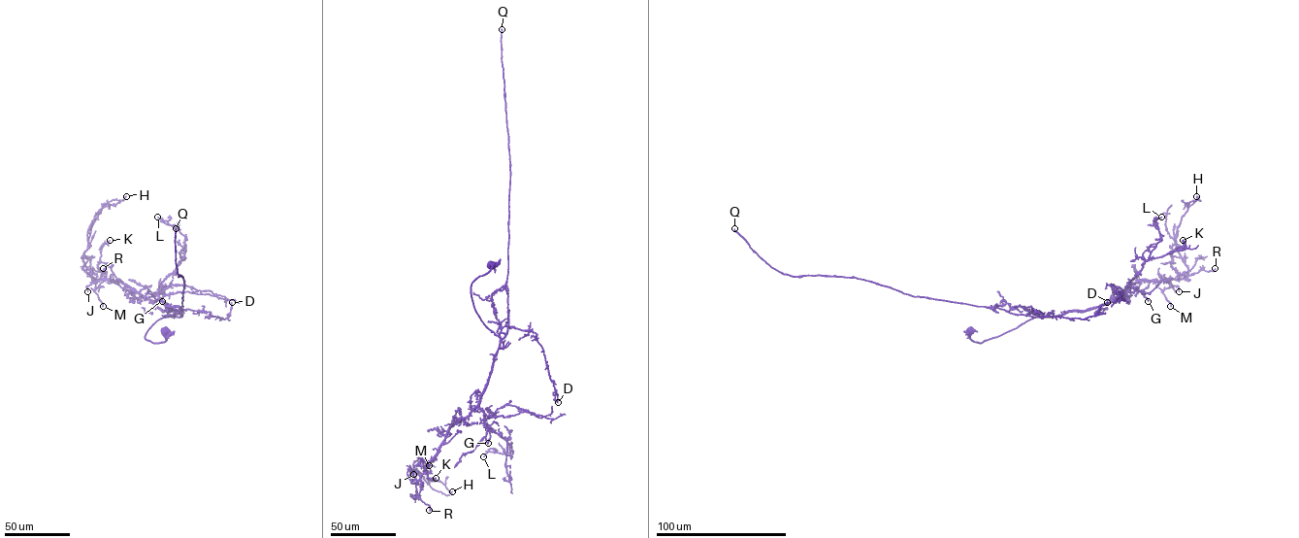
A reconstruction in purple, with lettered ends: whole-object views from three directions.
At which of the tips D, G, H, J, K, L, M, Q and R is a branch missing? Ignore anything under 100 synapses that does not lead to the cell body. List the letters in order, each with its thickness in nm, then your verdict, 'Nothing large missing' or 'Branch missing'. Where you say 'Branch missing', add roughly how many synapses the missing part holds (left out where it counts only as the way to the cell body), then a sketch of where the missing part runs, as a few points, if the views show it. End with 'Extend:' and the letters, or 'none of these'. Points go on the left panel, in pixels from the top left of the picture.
D: Thickness 320 nm. Nothing large missing
G: Thickness 190 nm. Nothing large missing
H: Thickness 100 nm. Nothing large missing
J: Thickness 280 nm. Nothing large missing
K: Thickness 120 nm. Nothing large missing
L: Thickness 220 nm. Nothing large missing
M: Thickness 190 nm. Nothing large missing
Q: Thickness 320 nm. Branch missing. Roughly 110 synapses. Course of what is missing: (176, 228), (171, 196), (161, 178), (99, 143), (73, 139), (66, 143), (67, 146)
R: Thickness 220 nm. Nothing large missing
Extend: Q

